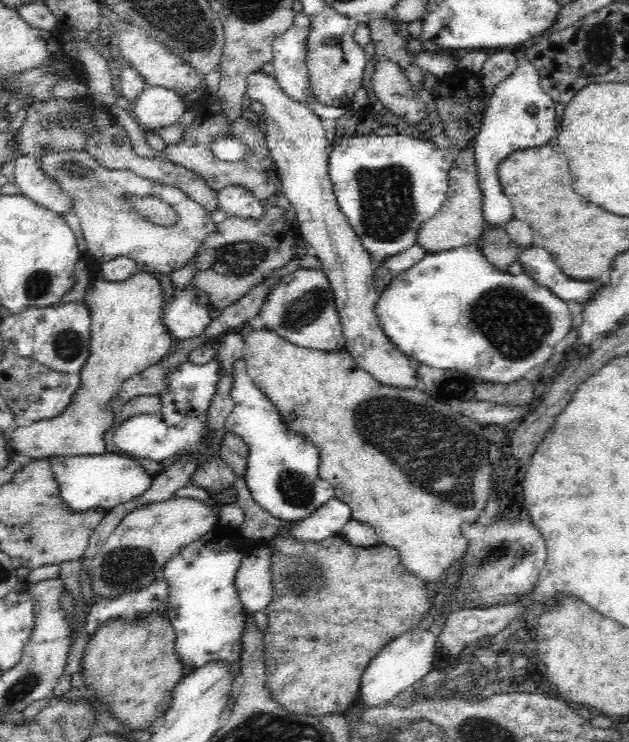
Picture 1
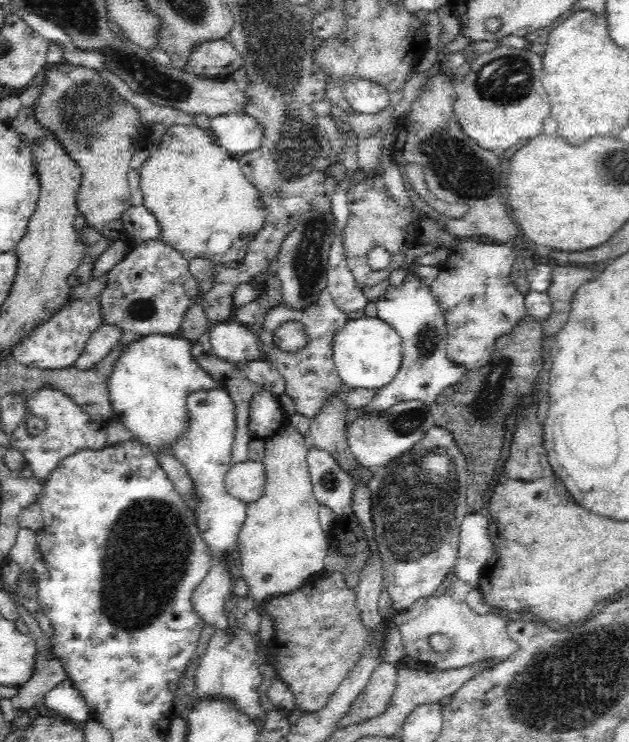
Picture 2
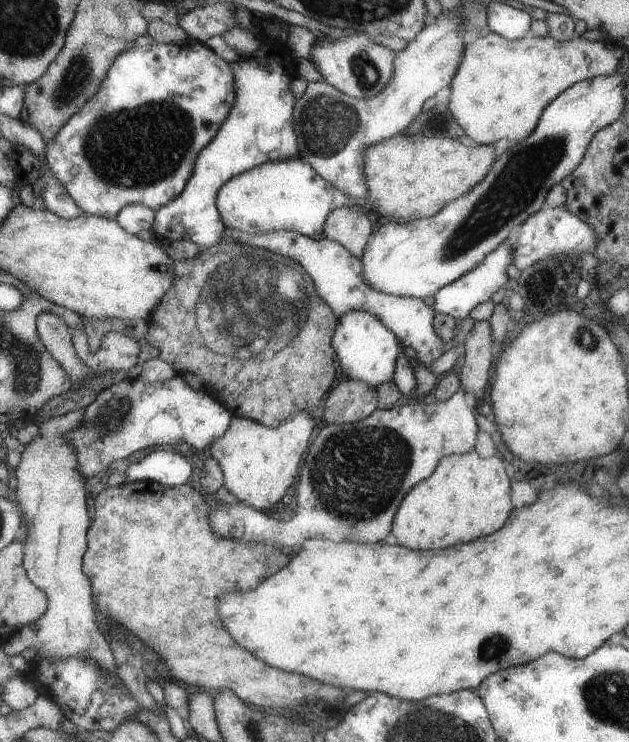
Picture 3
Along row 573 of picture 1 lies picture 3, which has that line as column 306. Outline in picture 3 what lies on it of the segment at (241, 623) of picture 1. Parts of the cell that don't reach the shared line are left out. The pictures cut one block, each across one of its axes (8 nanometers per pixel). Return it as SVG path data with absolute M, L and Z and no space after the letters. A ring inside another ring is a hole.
M287 158L287 160L265 161L256 167L250 168L229 178L215 194L217 212L220 213L224 226L231 228L234 233L263 234L275 230L291 230L303 234L313 240L324 237L324 223L336 208L353 208L356 203L345 193L333 188L328 181L301 159Z

